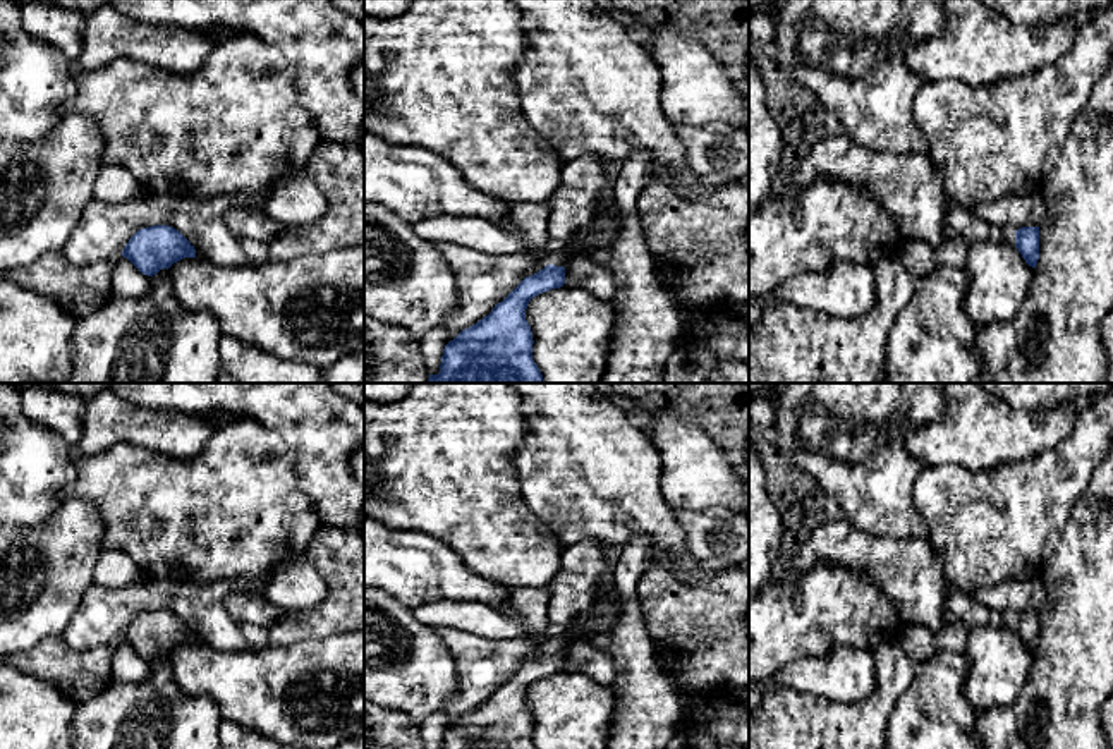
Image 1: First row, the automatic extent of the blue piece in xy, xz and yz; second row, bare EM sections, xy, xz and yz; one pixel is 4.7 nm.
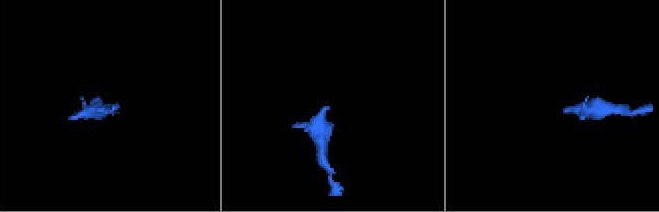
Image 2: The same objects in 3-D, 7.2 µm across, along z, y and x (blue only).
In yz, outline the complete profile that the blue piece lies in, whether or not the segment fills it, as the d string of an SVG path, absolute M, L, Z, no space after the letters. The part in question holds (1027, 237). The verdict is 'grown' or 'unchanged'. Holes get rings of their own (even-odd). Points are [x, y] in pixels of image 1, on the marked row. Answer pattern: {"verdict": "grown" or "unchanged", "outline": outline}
{"verdict": "grown", "outline": "M1039 227L1003 230L1000 235L1019 249L1029 266L1036 268L1039 259Z"}

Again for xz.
{"verdict": "grown", "outline": "M575 239L558 246L543 270L526 277L488 316L450 340L443 349L440 373L429 374L428 383L543 383L543 374L532 359L534 340L526 309L532 297L563 287L563 266L574 254L589 258Z"}

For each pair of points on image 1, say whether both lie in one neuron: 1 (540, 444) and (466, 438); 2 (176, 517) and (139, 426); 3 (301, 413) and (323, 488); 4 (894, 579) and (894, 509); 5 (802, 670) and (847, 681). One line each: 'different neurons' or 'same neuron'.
1: different neurons
2: different neurons
3: same neuron
4: different neurons
5: same neuron

